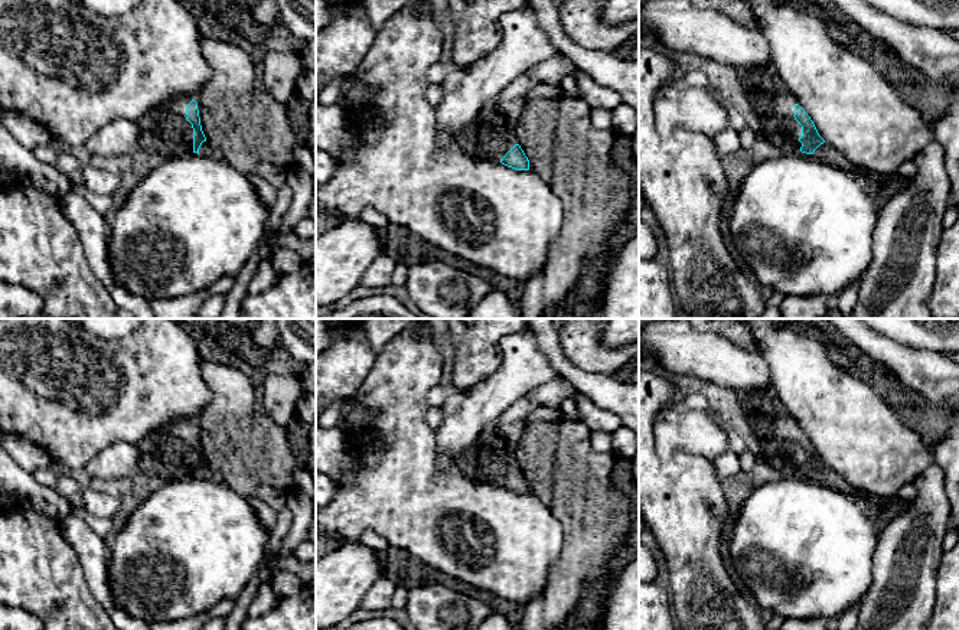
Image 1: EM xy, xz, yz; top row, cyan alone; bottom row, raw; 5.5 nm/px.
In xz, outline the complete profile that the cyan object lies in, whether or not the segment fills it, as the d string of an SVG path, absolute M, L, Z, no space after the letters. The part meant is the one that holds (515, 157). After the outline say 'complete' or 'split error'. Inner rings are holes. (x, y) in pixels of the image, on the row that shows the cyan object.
M483 115L470 124L456 136L456 141L472 157L500 161L515 170L529 170L529 160L512 127L493 115Z; split error

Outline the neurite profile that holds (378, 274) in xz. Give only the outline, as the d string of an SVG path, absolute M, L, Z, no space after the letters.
M384 251L365 271L361 278L361 285L366 288L386 287L391 284L391 277L395 270L395 258L391 251Z

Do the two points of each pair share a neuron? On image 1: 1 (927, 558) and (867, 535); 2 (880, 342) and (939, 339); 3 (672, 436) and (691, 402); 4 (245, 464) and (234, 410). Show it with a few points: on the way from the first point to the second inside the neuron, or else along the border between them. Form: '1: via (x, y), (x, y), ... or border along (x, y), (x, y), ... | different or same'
1: border along (883, 531), (874, 554), (871, 573) | different
2: border along (878, 333), (912, 348), (929, 349) | different
3: border along (679, 402), (688, 408), (705, 411) | different
4: via (244, 451), (244, 446), (234, 433), (234, 423) | same

